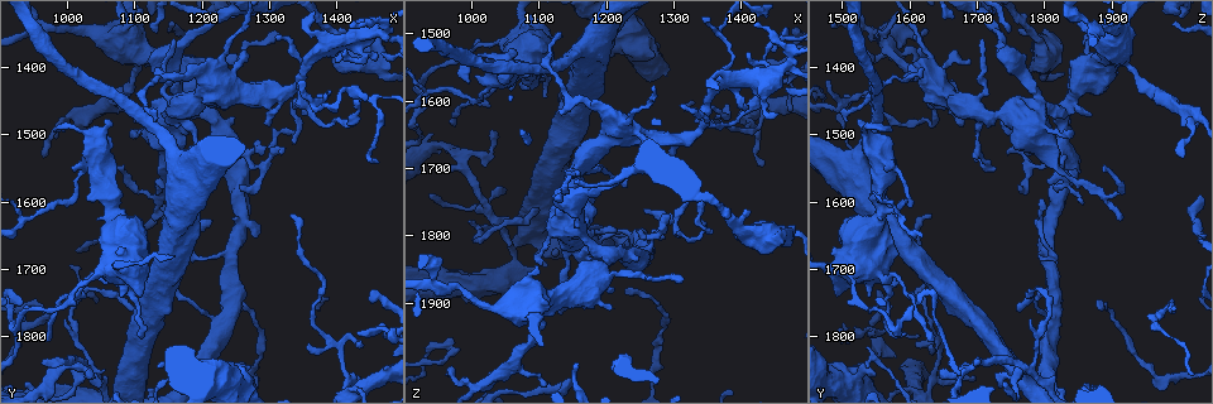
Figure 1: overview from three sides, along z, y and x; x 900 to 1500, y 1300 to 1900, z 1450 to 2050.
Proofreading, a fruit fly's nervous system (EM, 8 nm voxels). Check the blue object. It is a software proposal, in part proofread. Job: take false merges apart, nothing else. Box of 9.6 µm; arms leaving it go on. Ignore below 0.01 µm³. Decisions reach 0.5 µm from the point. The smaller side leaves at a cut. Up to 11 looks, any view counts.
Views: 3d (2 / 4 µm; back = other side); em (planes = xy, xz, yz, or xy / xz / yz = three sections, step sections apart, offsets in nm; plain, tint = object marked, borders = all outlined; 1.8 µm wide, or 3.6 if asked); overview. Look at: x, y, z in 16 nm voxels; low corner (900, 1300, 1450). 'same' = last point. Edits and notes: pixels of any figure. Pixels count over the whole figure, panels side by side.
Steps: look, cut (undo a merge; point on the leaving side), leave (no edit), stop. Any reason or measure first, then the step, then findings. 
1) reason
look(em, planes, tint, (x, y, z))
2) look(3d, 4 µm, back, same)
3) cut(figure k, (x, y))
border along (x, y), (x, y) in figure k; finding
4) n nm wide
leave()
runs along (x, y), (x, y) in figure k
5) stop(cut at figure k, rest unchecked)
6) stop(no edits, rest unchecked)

four arms meet
look(3d, 2 µm, (1025, 1845, 1765))

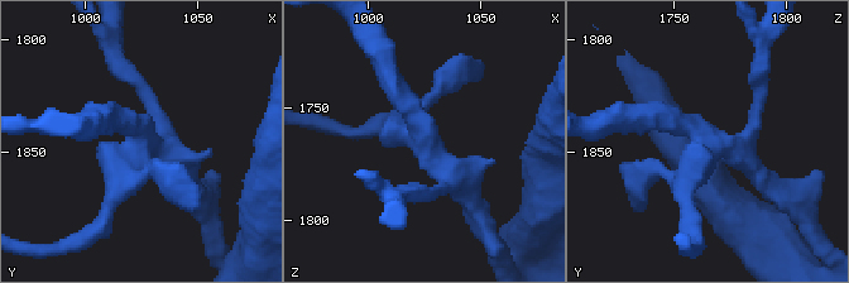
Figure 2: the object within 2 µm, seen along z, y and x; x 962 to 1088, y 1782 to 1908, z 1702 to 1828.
look(em, planes, tint, (1026, 1844, 1767))

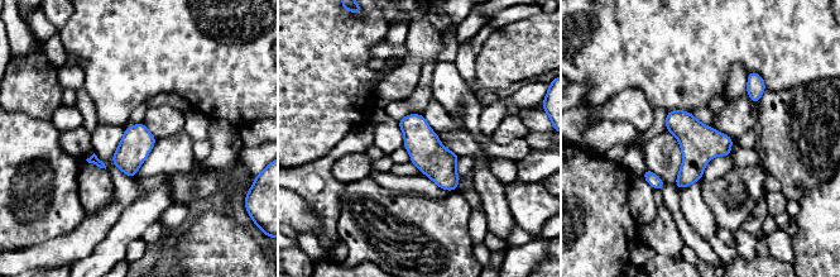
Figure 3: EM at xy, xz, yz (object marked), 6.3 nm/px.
leave()
all the same cell

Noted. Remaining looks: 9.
sharp bend
look(em, yz, step 8, tint, (970, 1765, 1970))

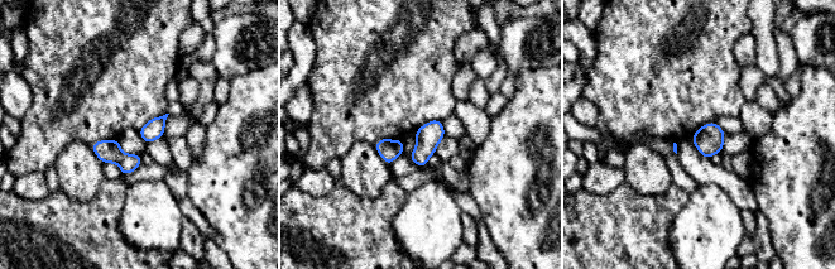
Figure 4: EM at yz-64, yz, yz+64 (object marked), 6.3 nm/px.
leave()
all the same cell

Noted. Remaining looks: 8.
thin neck
look(em, xy, step 4, tint, (1100, 1455, 1545))

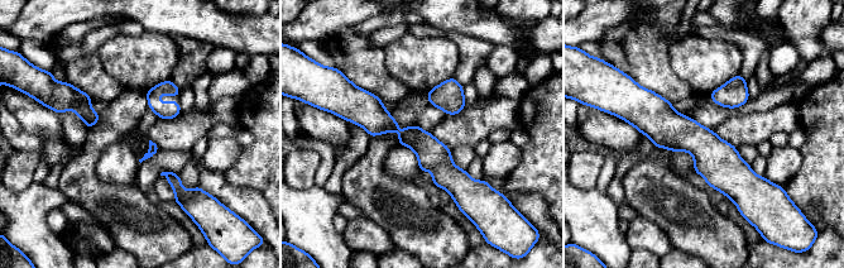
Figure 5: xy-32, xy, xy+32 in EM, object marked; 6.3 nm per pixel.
60 nm wide
leave()
runs along (633, 113), (763, 182) in figure 5; all the same cell

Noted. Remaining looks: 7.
looks like a crossing
look(em, yz, step 8, tint, (1345, 1425, 1625))

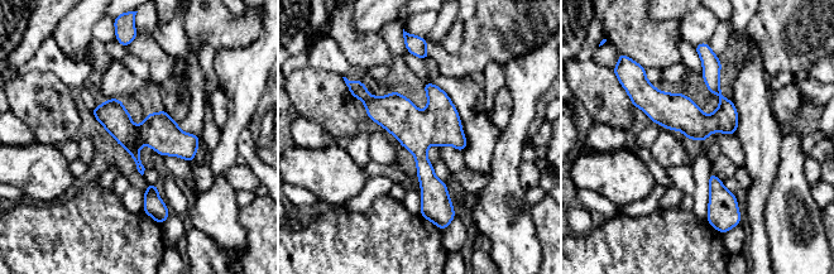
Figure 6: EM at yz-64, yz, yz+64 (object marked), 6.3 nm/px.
leave()
runs along (362, 90), (417, 144), (426, 214) in figure 6; one cell here

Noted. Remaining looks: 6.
stop(no edits, rest unchecked)

